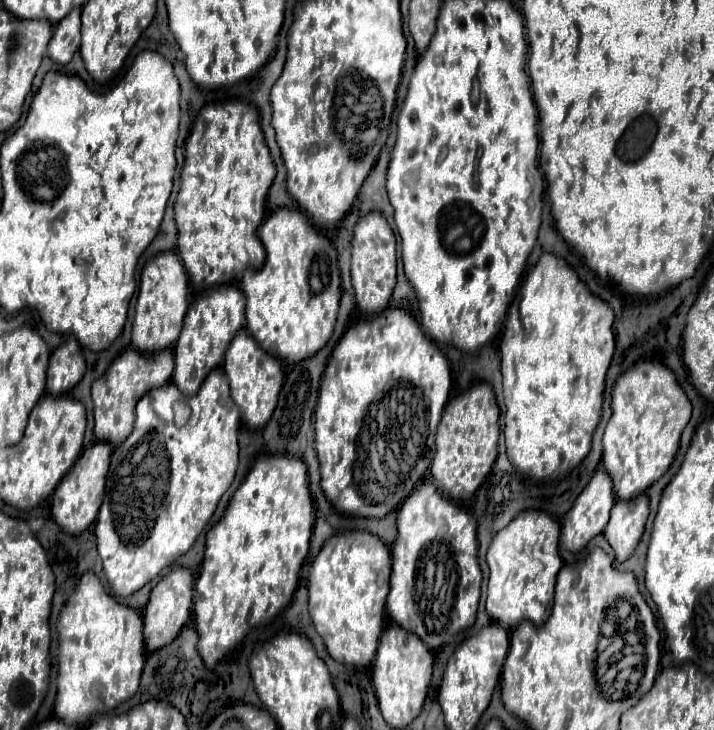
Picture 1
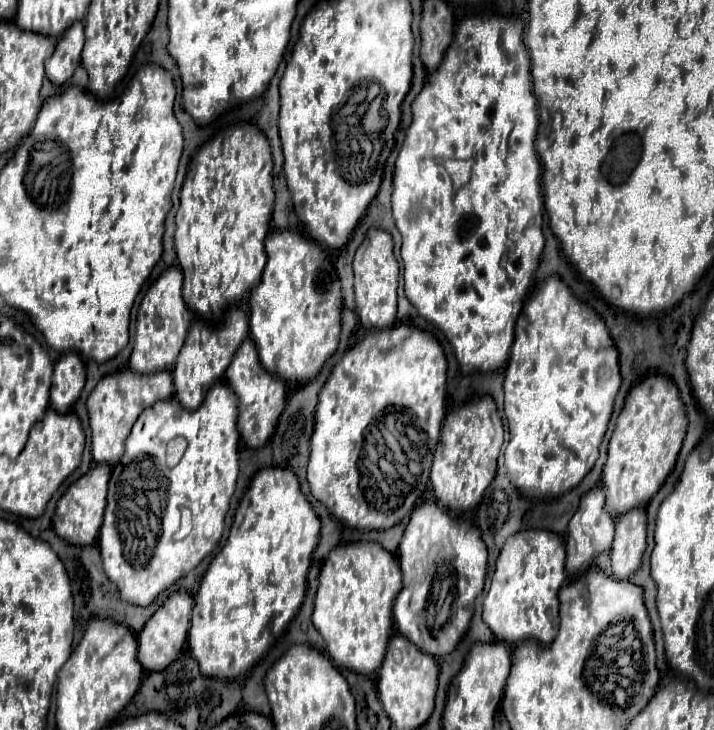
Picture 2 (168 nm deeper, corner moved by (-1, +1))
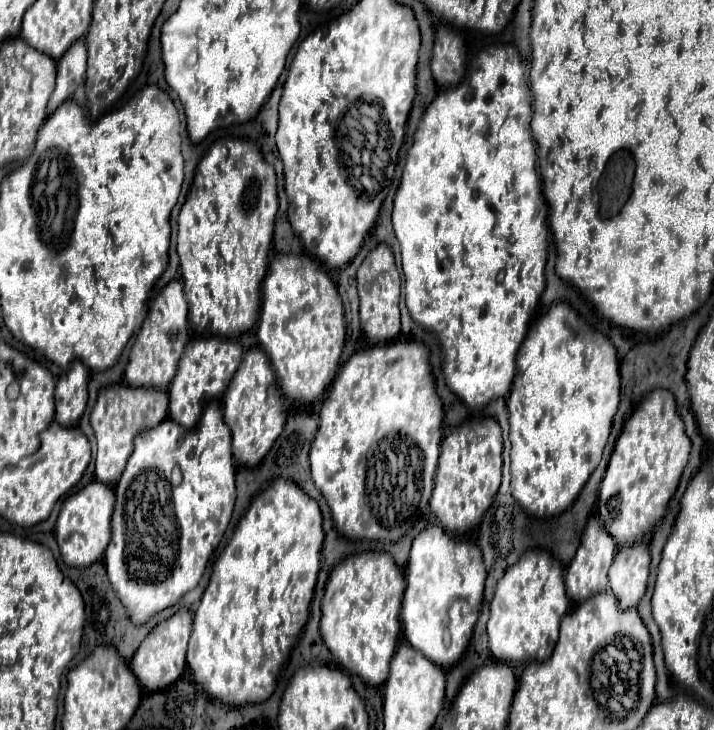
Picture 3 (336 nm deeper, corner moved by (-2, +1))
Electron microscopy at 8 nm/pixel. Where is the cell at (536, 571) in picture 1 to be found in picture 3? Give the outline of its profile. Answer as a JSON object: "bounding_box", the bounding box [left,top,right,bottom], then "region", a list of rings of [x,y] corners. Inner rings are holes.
{"bounding_box":[487,550,569,662],"region":[[[541,550],[525,552],[515,566],[507,568],[491,600],[493,612],[487,622],[489,650],[497,662],[543,662],[553,654],[561,618],[569,610],[563,570],[551,554]]]}

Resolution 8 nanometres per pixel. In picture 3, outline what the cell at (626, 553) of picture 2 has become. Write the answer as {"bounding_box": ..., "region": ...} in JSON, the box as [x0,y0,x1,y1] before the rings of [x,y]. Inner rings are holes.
{"bounding_box":[609,542,649,610],"region":[[[645,542],[625,546],[615,554],[609,570],[609,588],[617,598],[619,610],[637,608],[647,590],[649,578],[649,550]]]}

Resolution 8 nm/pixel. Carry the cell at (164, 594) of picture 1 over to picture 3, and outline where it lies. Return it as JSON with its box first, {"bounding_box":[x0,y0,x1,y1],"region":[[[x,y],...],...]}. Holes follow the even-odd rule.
{"bounding_box":[129,608,193,694],"region":[[[183,608],[177,614],[173,614],[169,620],[157,624],[153,632],[137,648],[135,656],[129,662],[129,668],[135,674],[135,678],[139,678],[139,684],[147,694],[153,694],[155,690],[163,690],[163,686],[169,686],[171,682],[175,682],[175,678],[179,678],[185,672],[185,654],[191,636],[191,624],[193,624],[193,616],[189,610]]]}

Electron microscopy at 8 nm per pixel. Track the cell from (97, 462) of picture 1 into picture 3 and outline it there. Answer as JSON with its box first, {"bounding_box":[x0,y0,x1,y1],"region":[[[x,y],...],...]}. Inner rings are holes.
{"bounding_box":[55,482,115,568],"region":[[[89,482],[81,492],[69,496],[63,502],[55,534],[57,534],[57,542],[61,548],[61,558],[67,566],[87,568],[103,558],[105,548],[111,540],[113,506],[115,506],[113,486],[103,484],[103,482]]]}

